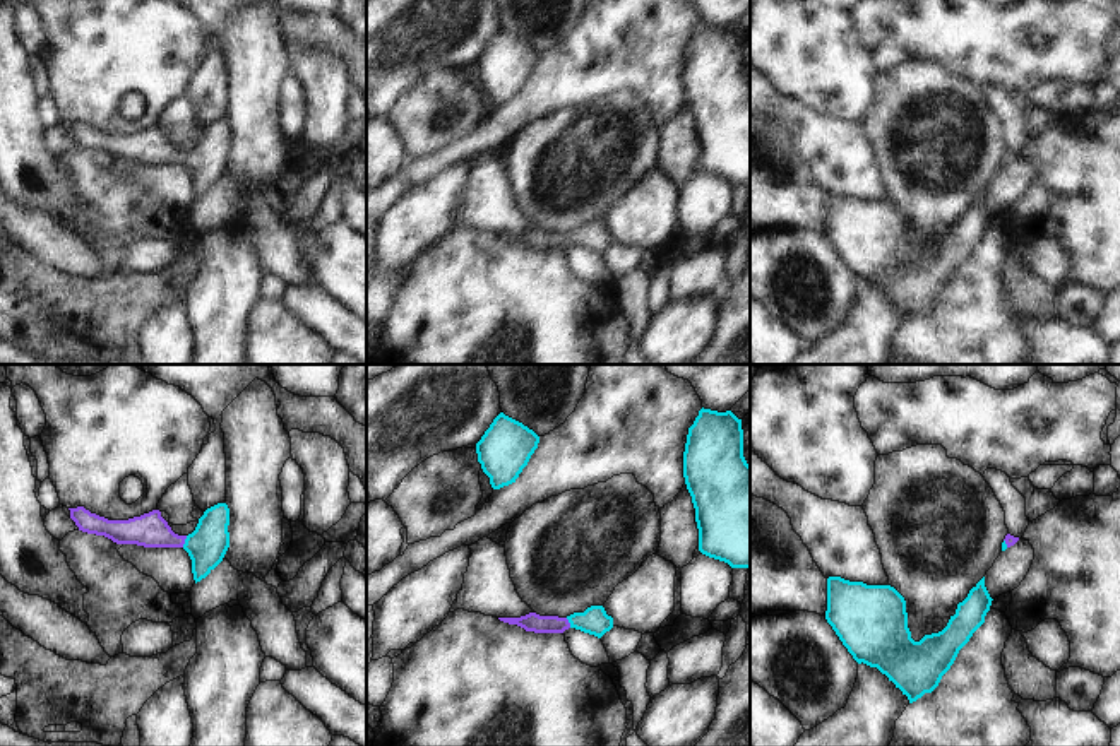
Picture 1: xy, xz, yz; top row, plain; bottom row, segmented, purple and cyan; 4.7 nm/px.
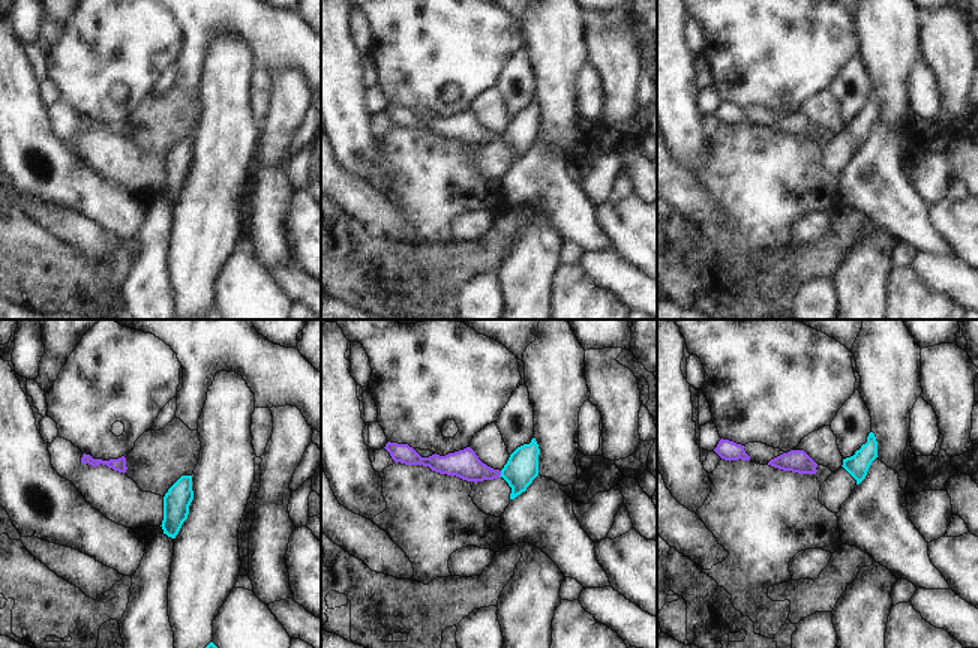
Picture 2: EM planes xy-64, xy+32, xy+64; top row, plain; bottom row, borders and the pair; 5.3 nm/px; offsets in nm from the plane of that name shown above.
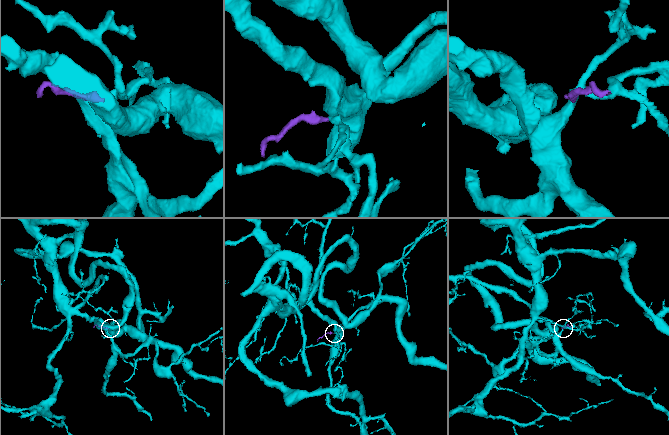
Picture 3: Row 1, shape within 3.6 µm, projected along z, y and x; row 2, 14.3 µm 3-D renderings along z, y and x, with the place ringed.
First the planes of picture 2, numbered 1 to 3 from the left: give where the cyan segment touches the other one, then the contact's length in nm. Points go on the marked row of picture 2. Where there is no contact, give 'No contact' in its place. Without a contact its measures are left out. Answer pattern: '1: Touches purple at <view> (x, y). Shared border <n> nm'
1: No contact
2: Touches purple at xy+32 (500, 474). Shared border 40 nm
3: No contact

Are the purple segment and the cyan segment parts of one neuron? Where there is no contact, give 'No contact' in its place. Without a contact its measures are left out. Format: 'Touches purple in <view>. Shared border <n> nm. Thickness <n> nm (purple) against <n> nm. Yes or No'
Touches purple in xy. Shared border 60 nm. Thickness 160 nm (purple) against 190 nm. Yes

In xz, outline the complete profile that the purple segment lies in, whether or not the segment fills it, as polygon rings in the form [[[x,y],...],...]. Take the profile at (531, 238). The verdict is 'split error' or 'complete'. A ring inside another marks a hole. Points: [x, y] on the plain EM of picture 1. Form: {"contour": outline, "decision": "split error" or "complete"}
{"contour": [[[591,222],[584,229],[574,229],[567,234],[529,229],[521,234],[498,236],[534,250],[563,250],[569,245],[575,245],[598,255],[613,245],[613,234],[606,231],[603,222]]], "decision": "split error"}

